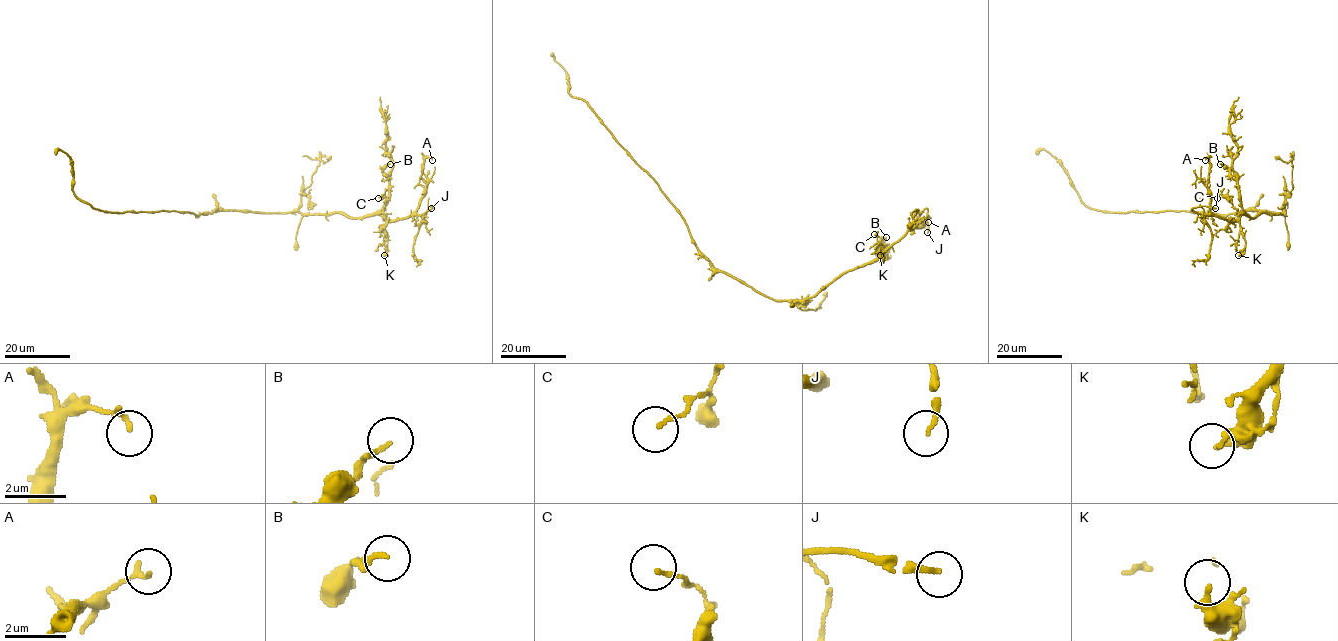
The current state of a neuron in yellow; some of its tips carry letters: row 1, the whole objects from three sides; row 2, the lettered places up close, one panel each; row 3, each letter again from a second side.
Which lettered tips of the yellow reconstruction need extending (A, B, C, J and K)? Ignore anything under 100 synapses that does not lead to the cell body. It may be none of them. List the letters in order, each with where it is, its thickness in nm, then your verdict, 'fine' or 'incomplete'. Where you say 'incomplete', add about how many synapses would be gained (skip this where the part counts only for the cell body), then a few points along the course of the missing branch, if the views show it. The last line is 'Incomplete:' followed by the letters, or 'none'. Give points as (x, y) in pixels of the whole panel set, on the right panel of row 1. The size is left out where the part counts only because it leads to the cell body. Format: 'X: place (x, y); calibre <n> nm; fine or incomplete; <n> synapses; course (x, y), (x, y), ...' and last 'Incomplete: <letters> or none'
A: place (1205, 160); calibre 140 nm; fine
B: place (1220, 164); calibre 140 nm; fine
C: place (1217, 198); calibre 120 nm; fine
J: place (1215, 208); calibre 170 nm; incomplete; course (1215, 208), (1241, 211)
K: place (1238, 255); calibre 280 nm; fine
Incomplete: J

